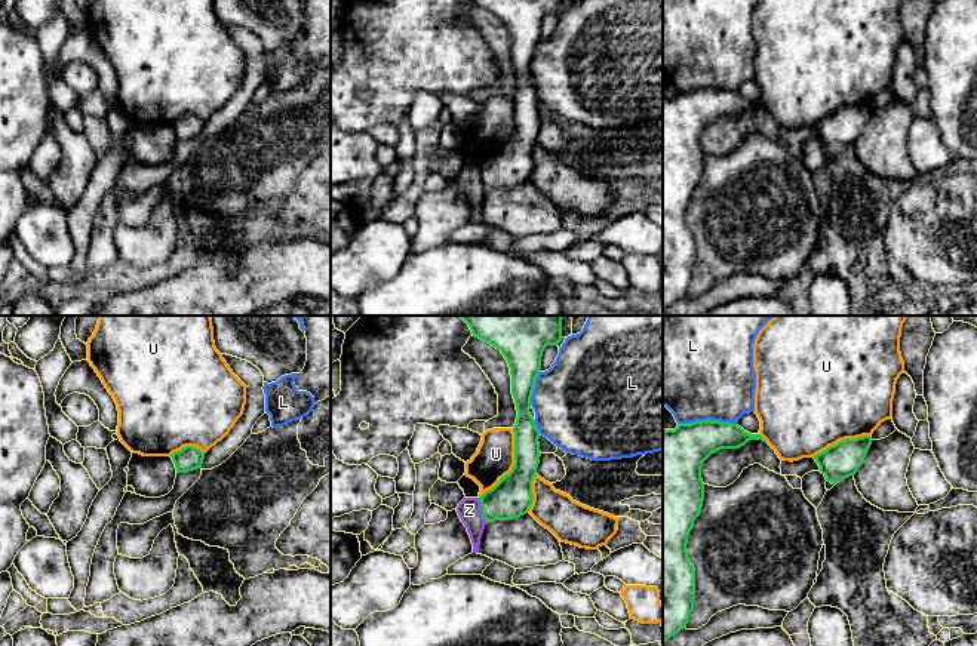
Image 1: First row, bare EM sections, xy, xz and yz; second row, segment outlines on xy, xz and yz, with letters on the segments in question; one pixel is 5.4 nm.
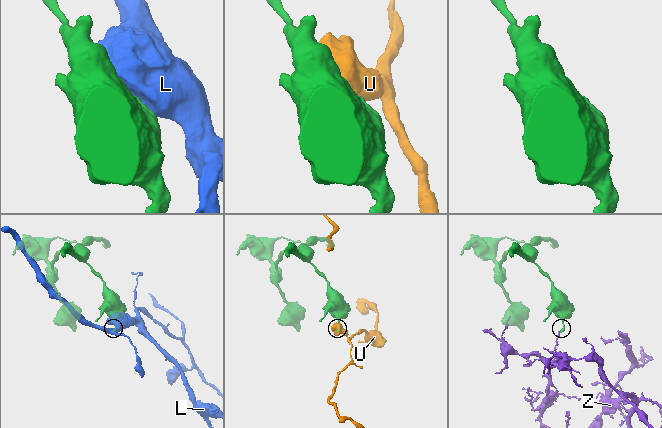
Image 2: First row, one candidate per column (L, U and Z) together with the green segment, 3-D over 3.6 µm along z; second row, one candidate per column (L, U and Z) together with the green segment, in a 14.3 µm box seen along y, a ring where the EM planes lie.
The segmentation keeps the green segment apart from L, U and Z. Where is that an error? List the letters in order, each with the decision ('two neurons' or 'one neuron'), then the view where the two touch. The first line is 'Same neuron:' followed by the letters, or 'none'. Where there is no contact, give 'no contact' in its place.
Same neuron: none
L: two neurons; meets green in yz
U: two neurons; meets green in xz
Z: two neurons; meets green in xz

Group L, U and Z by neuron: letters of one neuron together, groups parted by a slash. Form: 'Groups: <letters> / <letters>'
Groups: L / U / Z

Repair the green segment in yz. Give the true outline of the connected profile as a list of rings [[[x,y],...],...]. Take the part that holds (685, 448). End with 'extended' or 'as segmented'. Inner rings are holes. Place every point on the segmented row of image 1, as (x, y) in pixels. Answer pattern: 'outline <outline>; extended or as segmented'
outline [[[712,419],[678,424],[675,430],[663,428],[663,645],[686,628],[694,610],[695,569],[688,560],[686,544],[704,501],[703,462],[721,449],[738,449],[750,440],[766,442],[737,424]]]; as segmented

